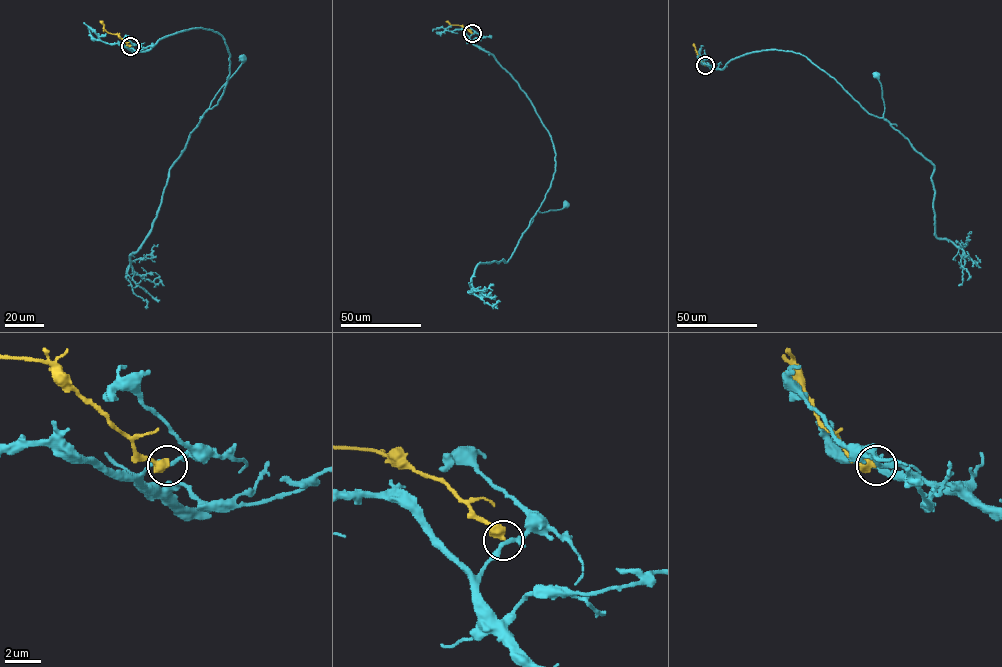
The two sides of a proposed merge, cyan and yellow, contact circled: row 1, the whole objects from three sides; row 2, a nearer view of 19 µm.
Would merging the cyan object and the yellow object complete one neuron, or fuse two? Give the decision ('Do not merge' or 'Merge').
Do not merge

